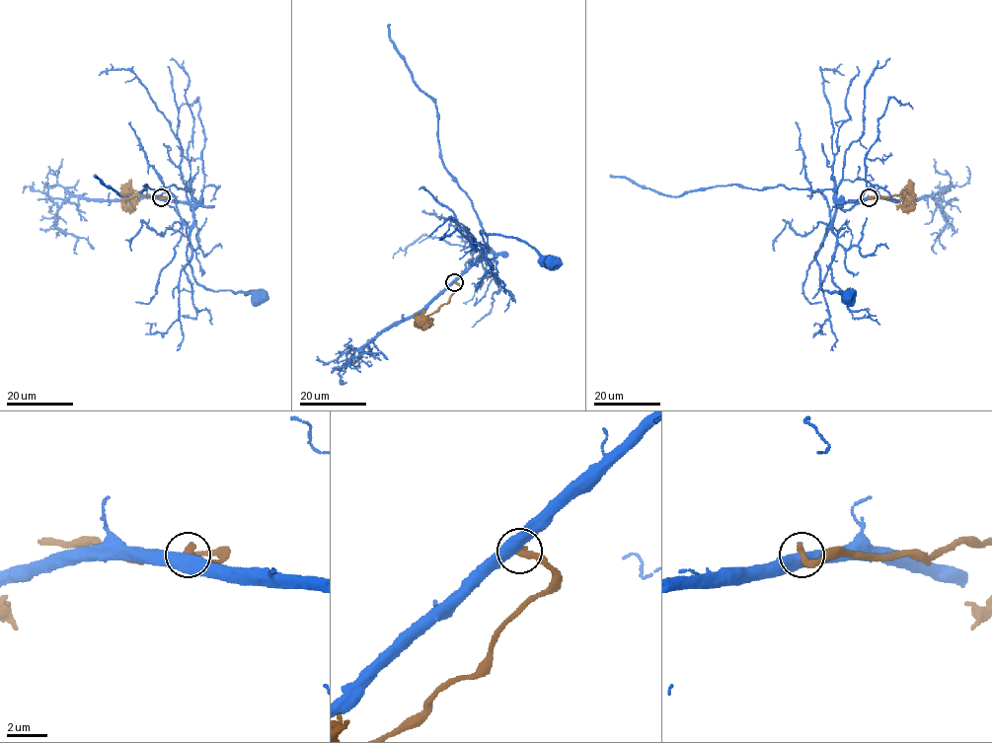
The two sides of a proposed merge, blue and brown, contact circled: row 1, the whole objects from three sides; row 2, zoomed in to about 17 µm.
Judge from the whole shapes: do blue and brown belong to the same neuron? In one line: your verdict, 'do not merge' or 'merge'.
do not merge

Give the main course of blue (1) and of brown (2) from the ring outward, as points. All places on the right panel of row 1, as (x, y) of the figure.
1: (868, 197), (857, 202), (842, 202), (836, 208), (833, 225), (816, 257), (823, 290), (841, 292), (848, 296)
2: (868, 197), (904, 196), (912, 208), (914, 197), (903, 190)

